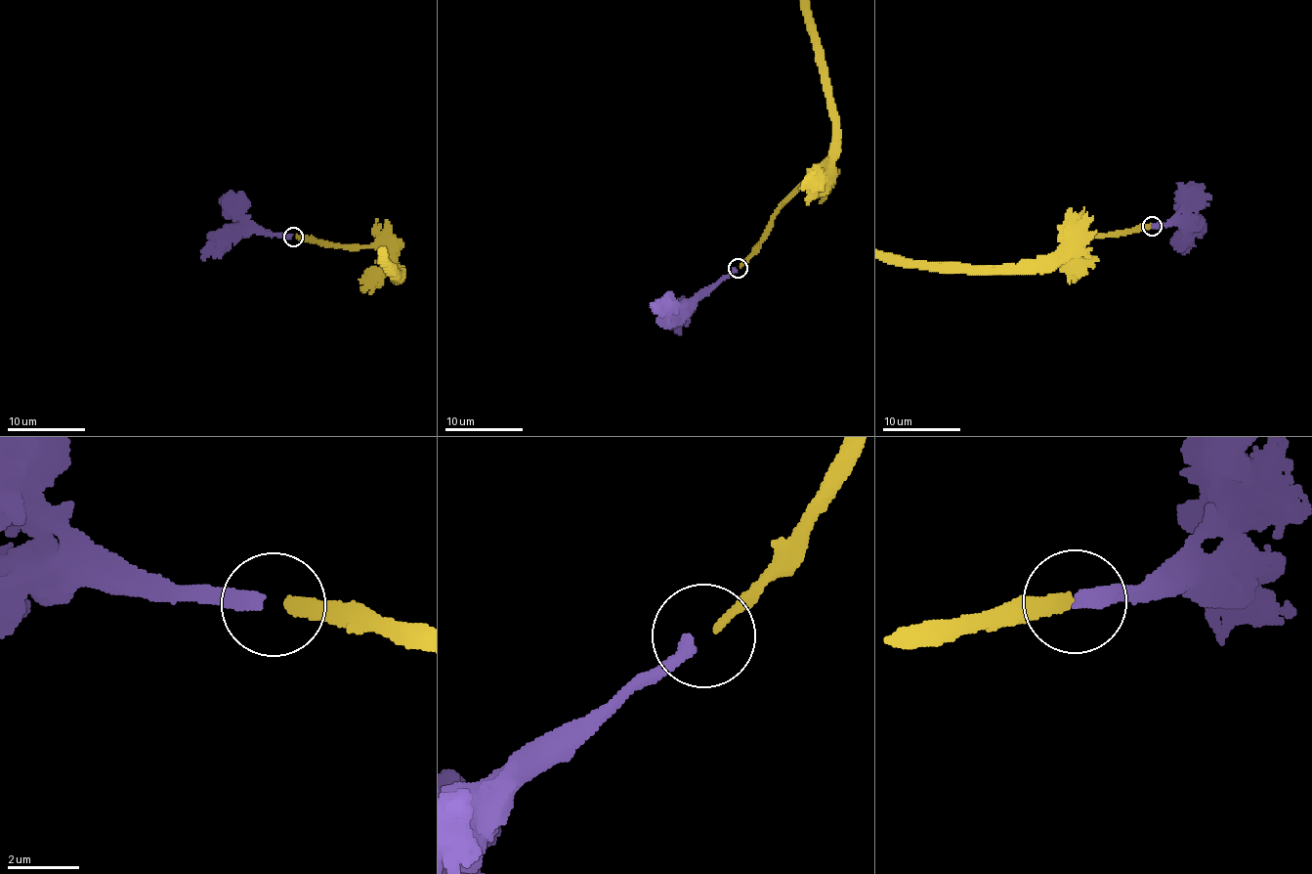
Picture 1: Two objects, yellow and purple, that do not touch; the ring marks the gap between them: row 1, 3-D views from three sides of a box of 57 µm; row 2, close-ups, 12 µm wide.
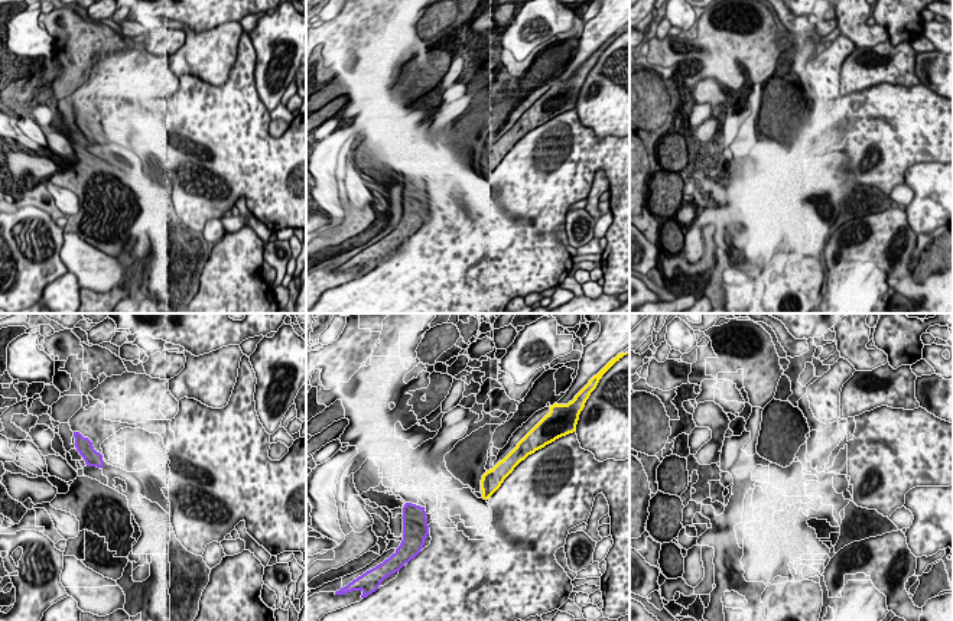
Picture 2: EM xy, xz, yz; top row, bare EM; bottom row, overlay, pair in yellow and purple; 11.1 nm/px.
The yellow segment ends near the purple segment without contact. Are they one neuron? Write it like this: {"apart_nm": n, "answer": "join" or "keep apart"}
{"apart_nm": 650, "answer": "join"}

